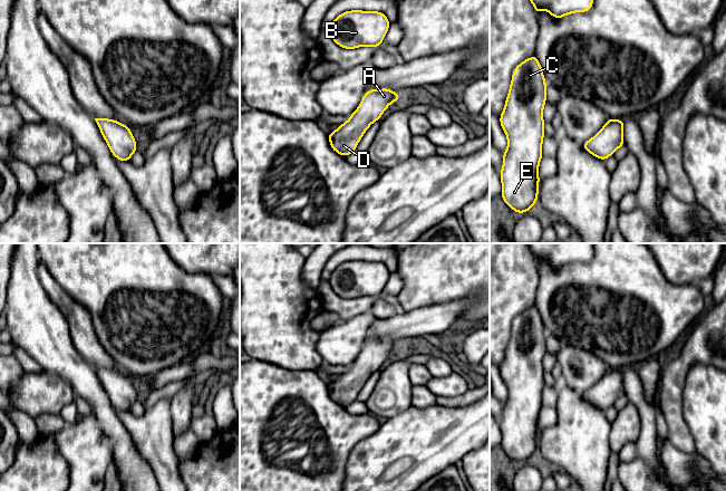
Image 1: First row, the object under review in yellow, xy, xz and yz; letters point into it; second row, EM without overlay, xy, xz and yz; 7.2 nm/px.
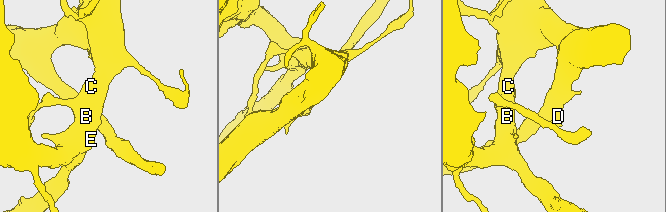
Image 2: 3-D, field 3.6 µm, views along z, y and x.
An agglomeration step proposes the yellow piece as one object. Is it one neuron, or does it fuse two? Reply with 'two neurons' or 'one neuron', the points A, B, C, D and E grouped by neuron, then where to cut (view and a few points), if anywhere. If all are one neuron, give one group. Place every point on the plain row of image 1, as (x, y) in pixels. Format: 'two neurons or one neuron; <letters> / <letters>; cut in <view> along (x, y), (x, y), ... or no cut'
one neuron; A B C D E; no cut

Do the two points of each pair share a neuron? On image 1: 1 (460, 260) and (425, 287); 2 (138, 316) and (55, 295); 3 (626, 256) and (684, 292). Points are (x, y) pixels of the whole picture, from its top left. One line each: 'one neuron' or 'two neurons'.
1: one neuron
2: two neurons
3: one neuron

